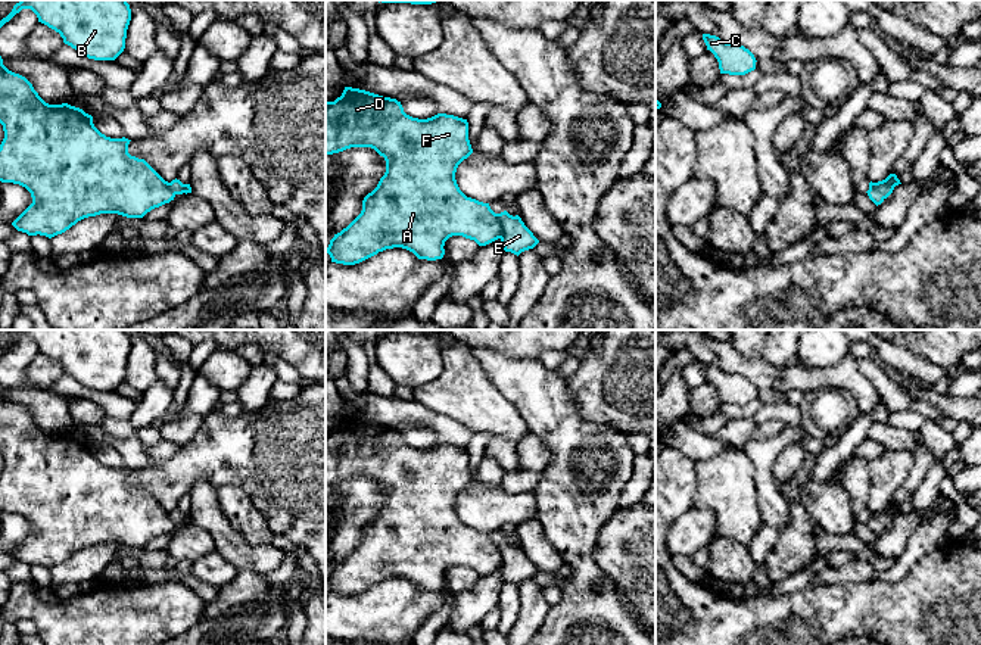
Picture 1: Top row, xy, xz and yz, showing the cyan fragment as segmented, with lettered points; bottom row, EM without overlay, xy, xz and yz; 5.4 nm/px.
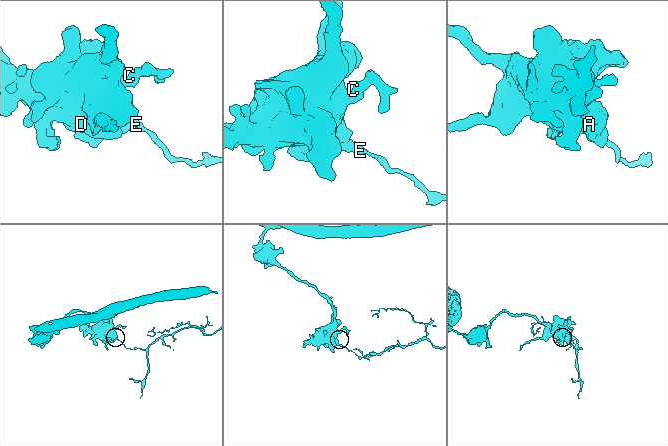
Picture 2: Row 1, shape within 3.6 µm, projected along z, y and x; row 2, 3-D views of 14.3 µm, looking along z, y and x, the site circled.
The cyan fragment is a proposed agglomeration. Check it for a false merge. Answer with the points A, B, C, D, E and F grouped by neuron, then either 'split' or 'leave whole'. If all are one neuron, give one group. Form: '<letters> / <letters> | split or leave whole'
A B C D F / E | split

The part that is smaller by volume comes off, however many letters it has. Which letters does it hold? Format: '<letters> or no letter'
E

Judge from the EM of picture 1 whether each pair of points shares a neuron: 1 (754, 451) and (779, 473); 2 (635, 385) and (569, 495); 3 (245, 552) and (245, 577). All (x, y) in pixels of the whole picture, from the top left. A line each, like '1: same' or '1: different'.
1: different
2: different
3: different

